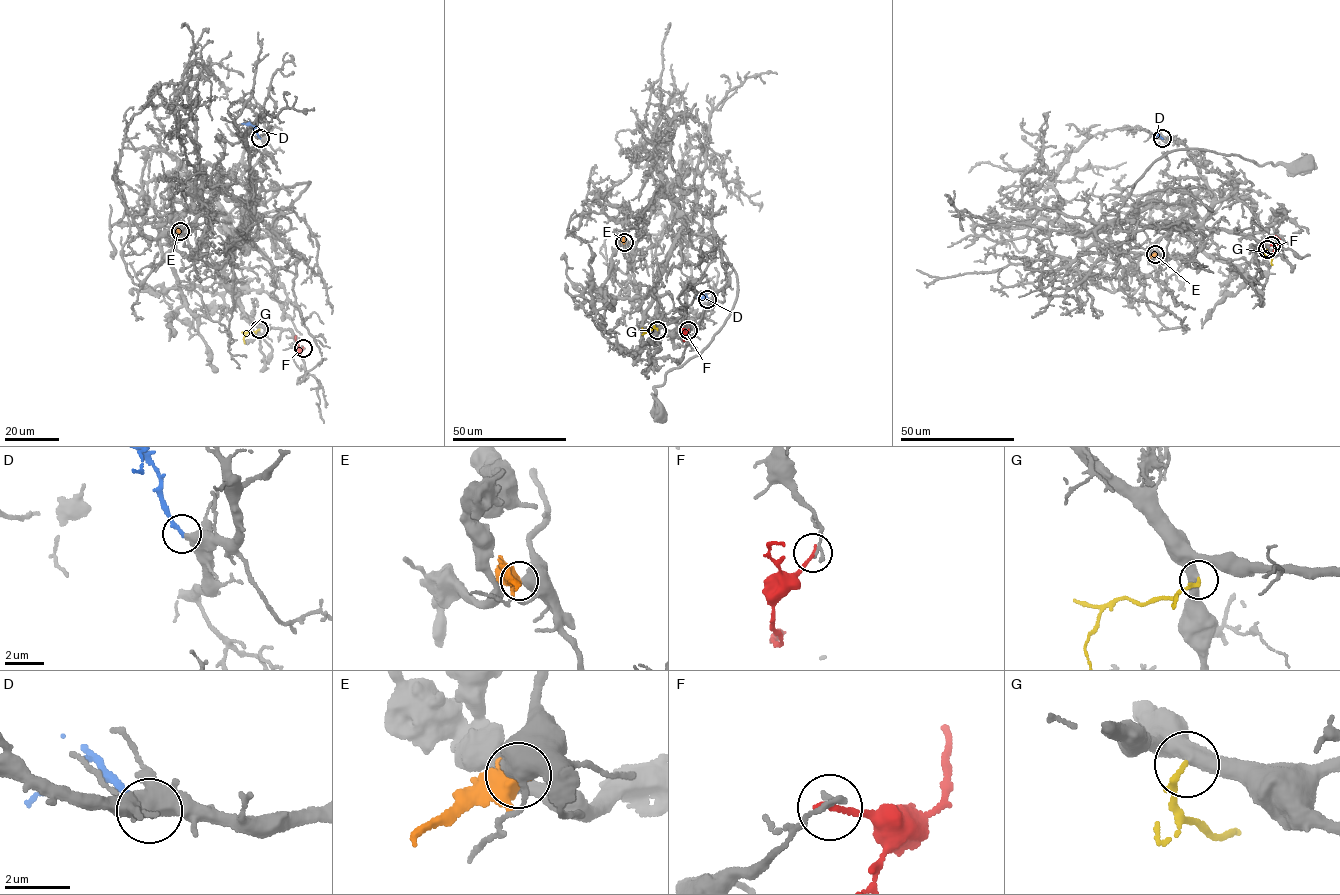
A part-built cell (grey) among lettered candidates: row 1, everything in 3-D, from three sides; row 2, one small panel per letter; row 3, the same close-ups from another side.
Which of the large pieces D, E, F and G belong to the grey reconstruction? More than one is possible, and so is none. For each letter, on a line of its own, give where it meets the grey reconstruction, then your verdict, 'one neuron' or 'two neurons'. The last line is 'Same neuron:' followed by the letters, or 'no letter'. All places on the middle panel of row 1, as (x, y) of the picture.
D: contact (707, 299); one neuron
E: contact (624, 242); two neurons
F: contact (688, 330); two neurons
G: contact (657, 330); one neuron
Same neuron: D, G

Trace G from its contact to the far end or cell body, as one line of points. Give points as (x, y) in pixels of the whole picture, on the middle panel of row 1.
G: (657, 330), (647, 332), (642, 328)

